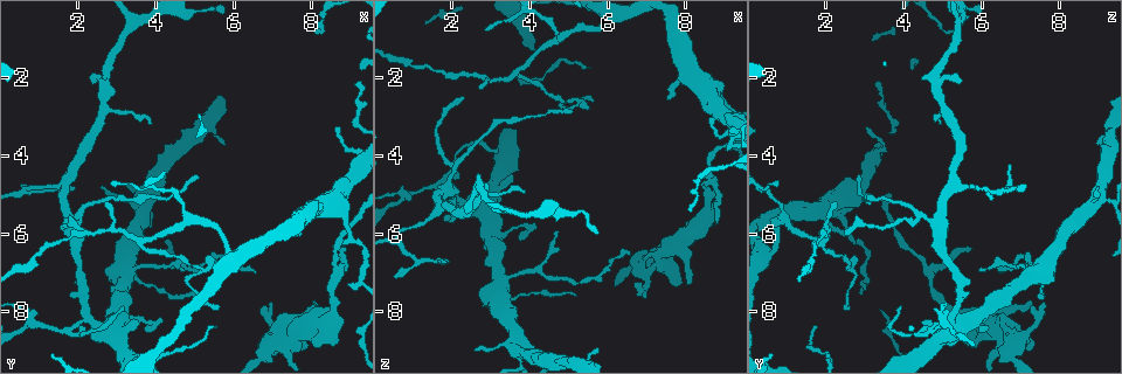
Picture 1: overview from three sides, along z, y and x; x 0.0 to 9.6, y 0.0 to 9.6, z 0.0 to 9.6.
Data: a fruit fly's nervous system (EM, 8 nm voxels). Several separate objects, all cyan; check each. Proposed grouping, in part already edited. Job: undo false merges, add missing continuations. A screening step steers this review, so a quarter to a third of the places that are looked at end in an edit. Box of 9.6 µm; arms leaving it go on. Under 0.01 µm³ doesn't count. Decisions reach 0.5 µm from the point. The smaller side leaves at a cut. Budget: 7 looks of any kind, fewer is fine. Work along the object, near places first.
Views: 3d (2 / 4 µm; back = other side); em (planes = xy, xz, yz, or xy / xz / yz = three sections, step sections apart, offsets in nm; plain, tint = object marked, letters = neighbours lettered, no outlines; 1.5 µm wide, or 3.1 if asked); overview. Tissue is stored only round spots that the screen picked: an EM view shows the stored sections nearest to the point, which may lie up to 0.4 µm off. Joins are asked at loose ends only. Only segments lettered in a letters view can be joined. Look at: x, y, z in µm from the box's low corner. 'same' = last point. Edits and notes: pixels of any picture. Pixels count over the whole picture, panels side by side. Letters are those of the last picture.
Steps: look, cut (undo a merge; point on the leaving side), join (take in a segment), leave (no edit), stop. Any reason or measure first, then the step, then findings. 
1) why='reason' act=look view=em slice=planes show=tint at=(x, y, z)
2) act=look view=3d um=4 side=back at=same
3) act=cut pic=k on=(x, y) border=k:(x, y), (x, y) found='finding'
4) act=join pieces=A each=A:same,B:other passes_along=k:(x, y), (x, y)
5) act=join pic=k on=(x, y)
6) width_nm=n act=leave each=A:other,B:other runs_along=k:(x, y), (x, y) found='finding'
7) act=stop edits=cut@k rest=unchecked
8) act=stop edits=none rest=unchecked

act=look view=3d um=4 at=(3.25, 7.00, 7.35)

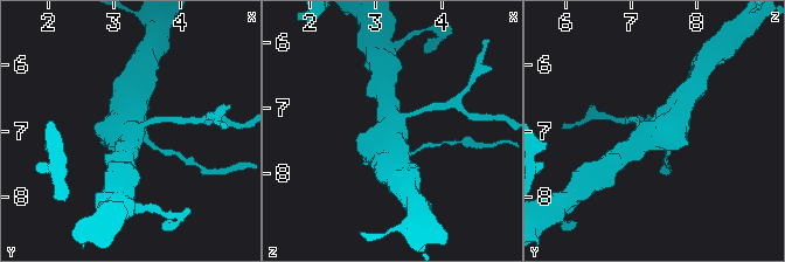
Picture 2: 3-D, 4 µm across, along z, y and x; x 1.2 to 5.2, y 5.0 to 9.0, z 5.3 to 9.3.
why='now the EM' act=look view=em slice=planes show=tint at=(3.25, 7.05, 7.35)

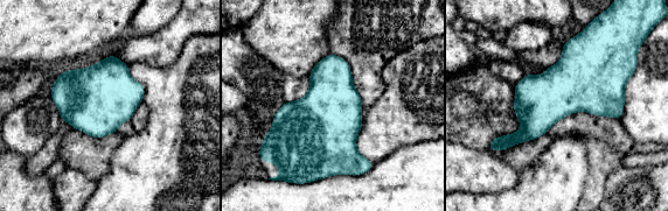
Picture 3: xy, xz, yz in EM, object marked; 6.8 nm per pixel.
act=look view=em slice=planes show=letters at=same

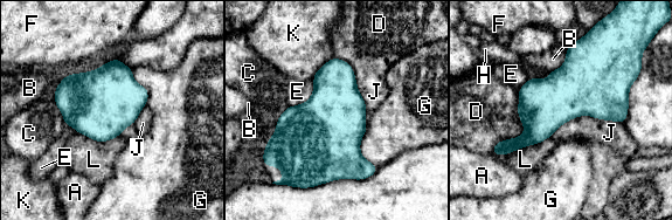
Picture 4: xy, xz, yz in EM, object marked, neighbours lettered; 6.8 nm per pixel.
width_nm=360 act=leave each=A:other,B:other,C:other,D:other,E:other,F:other,G:other,H:other,J:other,K:other,L:other border=4:(622, 122), (580, 115), (551, 137) found='one cell here'

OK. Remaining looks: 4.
why='thin end' act=look view=3d um=2 at=(6.90, 7.70, 7.65)

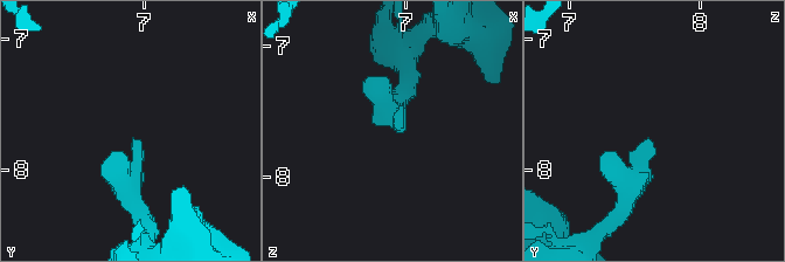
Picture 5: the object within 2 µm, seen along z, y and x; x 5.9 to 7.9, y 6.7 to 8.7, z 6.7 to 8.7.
act=look view=em slice=xy step=4 show=tint at=(6.96, 7.76, 7.60)

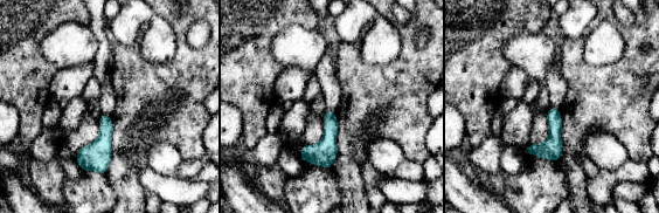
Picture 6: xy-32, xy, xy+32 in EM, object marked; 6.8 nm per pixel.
act=look view=em slice=xz step=8 show=letters at=same

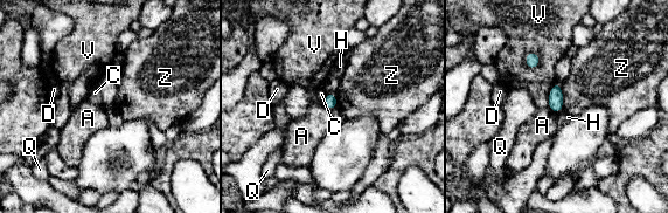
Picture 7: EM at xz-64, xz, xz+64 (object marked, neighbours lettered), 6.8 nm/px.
act=leave each=A:other,C:other,D:other,H:other,Q:other,V:other,Z:other border=7:(559, 83), (563, 109) found='none of them fits'

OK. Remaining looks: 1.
act=stop edits=none rest=unchecked

